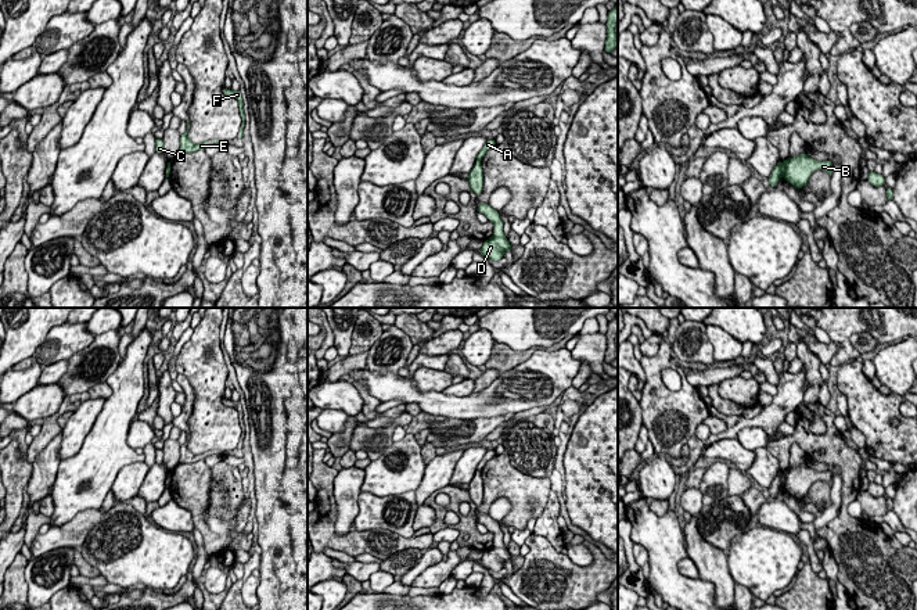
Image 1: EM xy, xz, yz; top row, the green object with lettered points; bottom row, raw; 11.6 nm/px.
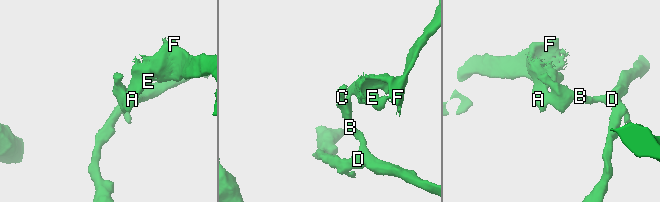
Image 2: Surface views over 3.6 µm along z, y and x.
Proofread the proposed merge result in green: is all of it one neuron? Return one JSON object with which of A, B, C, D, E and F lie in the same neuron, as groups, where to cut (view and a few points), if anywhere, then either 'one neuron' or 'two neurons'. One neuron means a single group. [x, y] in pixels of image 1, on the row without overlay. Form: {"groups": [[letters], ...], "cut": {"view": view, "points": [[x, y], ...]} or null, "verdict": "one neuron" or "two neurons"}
{"groups": [["A", "E", "F"], ["B", "C", "D"]], "cut": {"view": "yz", "points": [[780, 473], [781, 484]]}, "verdict": "two neurons"}

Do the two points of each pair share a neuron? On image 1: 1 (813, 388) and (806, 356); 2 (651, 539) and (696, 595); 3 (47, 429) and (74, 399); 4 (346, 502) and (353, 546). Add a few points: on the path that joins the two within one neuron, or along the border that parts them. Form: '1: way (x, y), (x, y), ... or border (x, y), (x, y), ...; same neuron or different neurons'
1: way (813, 380), (811, 365); same neuron
2: way (664, 555), (664, 569), (680, 585); same neuron
3: way (51, 422), (67, 405); same neuron
4: border (333, 495), (337, 503), (335, 533), (344, 535); different neurons

